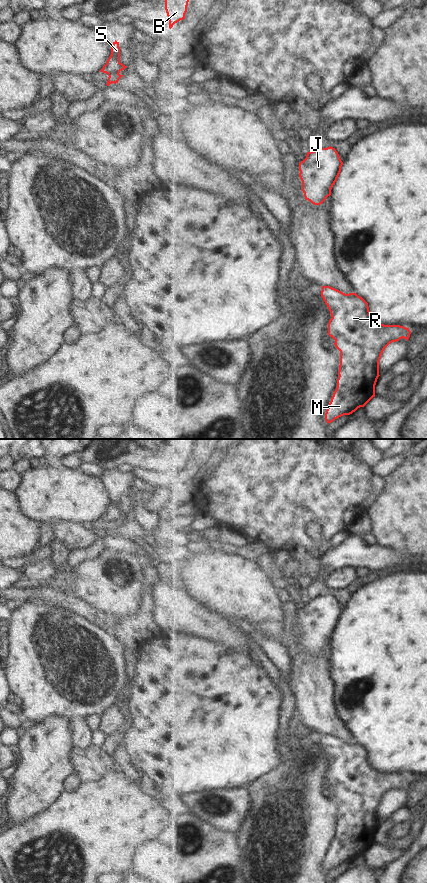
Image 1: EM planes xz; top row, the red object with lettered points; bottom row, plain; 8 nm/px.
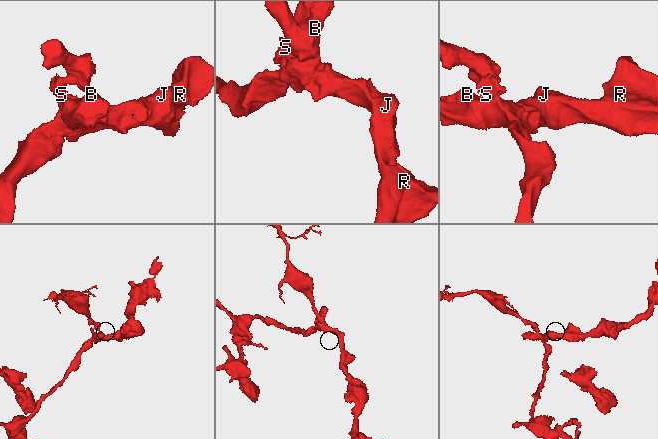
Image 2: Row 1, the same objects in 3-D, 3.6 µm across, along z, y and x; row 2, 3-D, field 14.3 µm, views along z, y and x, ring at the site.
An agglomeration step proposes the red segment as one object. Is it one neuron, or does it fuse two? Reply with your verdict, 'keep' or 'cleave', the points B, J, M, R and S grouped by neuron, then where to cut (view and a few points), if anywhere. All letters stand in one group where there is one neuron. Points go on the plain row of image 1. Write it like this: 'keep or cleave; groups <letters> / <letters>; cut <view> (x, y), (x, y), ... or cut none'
cleave; groups B J M R / S; cut xz (123, 513), (120, 518)

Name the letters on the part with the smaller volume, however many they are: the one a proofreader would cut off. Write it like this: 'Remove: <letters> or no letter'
Remove: S

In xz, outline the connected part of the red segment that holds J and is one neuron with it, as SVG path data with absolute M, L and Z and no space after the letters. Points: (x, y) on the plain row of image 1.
M318 596L307 600L306 606L299 611L299 625L302 629L302 639L306 648L314 653L322 652L331 643L331 637L341 620L343 610L335 596Z

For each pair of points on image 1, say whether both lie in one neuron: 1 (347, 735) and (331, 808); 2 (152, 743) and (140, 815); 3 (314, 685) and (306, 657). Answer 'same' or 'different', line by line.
1: different
2: different
3: same

